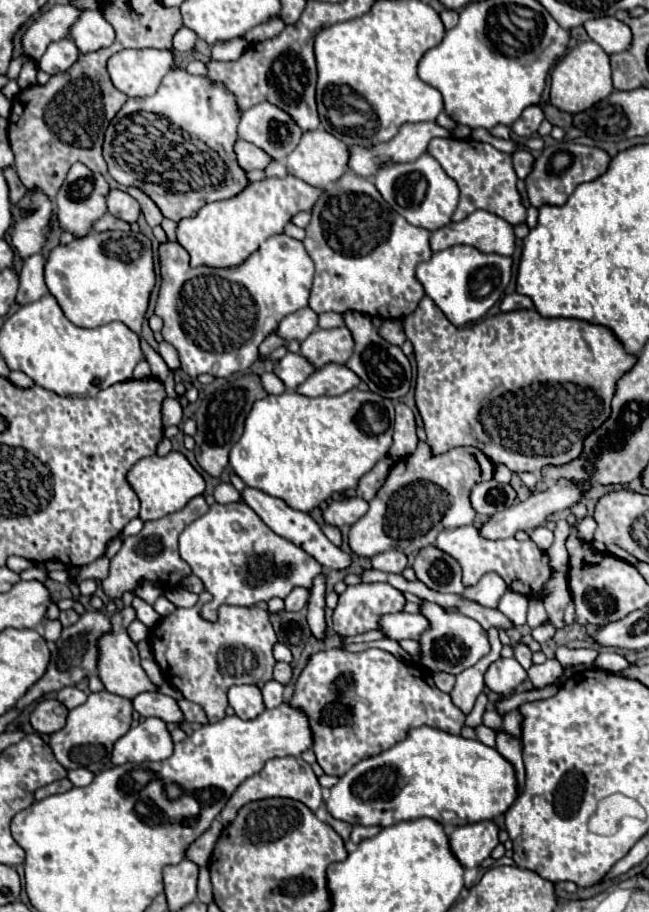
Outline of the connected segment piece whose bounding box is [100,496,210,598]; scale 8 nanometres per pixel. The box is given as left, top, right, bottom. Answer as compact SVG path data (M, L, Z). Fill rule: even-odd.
M198 496L198 498L190 500L186 508L182 508L174 514L168 514L160 520L146 522L140 534L124 538L120 552L110 560L110 576L100 582L104 592L110 598L120 598L126 590L134 590L140 584L140 580L158 582L160 588L164 588L164 590L178 588L180 580L190 574L190 566L178 556L178 536L190 522L204 516L208 512L208 508L210 506L206 504L206 500L202 496Z

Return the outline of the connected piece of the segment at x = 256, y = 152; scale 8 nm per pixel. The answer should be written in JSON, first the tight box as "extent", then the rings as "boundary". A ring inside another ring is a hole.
{"extent":[234,140,272,170],"boundary":[[[238,140],[234,150],[238,156],[238,164],[244,170],[266,170],[266,166],[272,162],[272,156],[268,156],[266,152],[260,152],[260,148],[256,148],[246,140]]]}

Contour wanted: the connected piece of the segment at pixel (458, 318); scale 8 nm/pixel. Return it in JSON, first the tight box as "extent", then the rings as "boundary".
{"extent":[416,246,512,326],"boundary":[[[452,246],[432,254],[428,262],[416,268],[416,278],[422,282],[426,296],[446,314],[454,326],[480,320],[502,296],[512,276],[512,258],[500,254],[486,254],[472,246]]]}

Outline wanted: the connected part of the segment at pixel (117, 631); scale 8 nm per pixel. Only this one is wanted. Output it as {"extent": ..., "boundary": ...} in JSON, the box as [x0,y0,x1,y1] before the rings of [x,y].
{"extent":[98,606,158,700],"boundary":[[[124,606],[124,610],[116,612],[110,618],[114,630],[112,630],[112,634],[102,636],[100,658],[98,658],[98,676],[104,684],[104,688],[112,694],[118,694],[118,696],[124,696],[124,698],[130,698],[130,700],[132,700],[132,696],[138,696],[140,692],[158,692],[158,686],[154,682],[150,682],[148,674],[140,666],[140,656],[138,656],[136,644],[126,634],[126,628],[134,618],[136,618],[134,606]]]}

